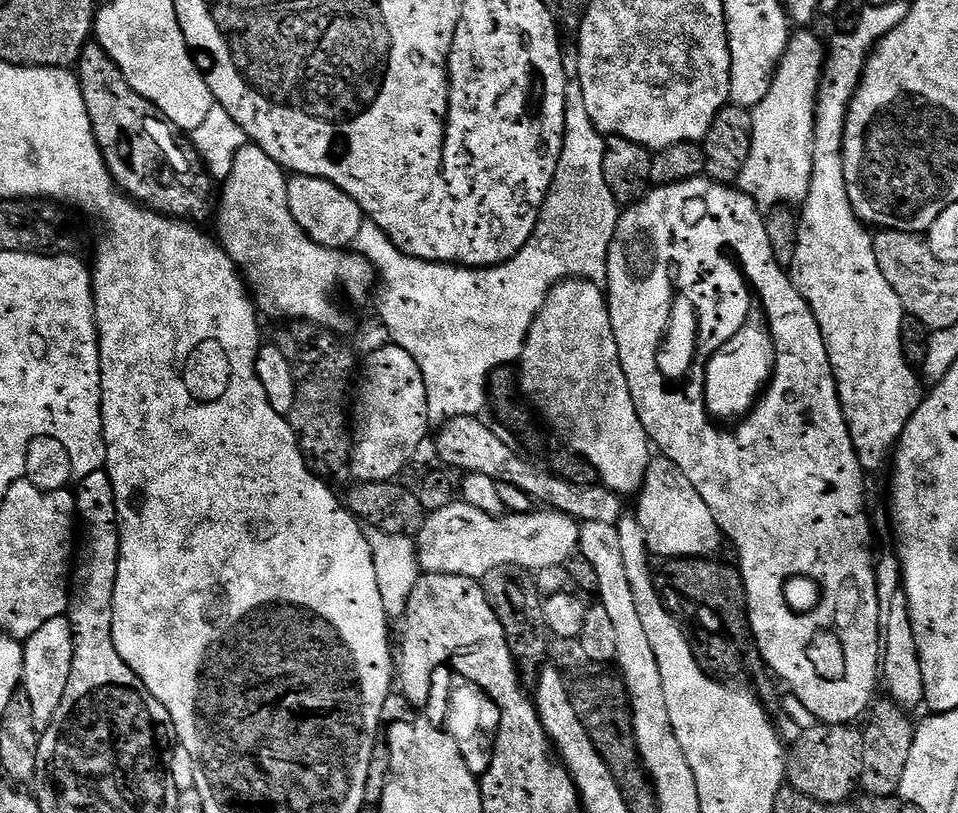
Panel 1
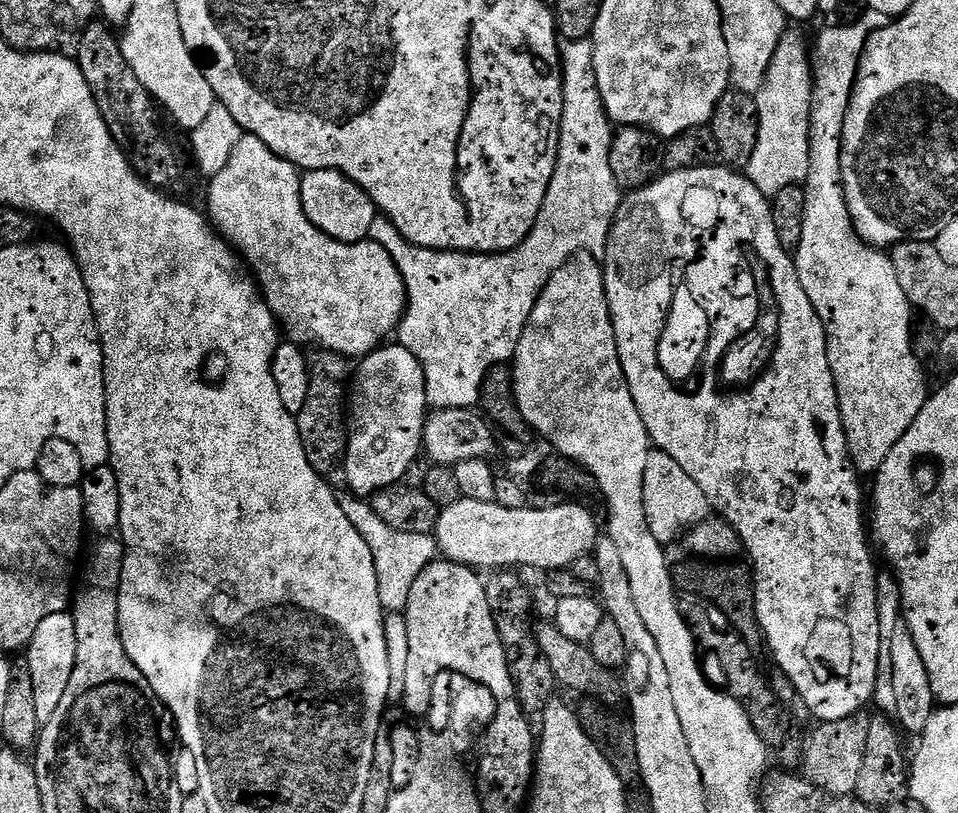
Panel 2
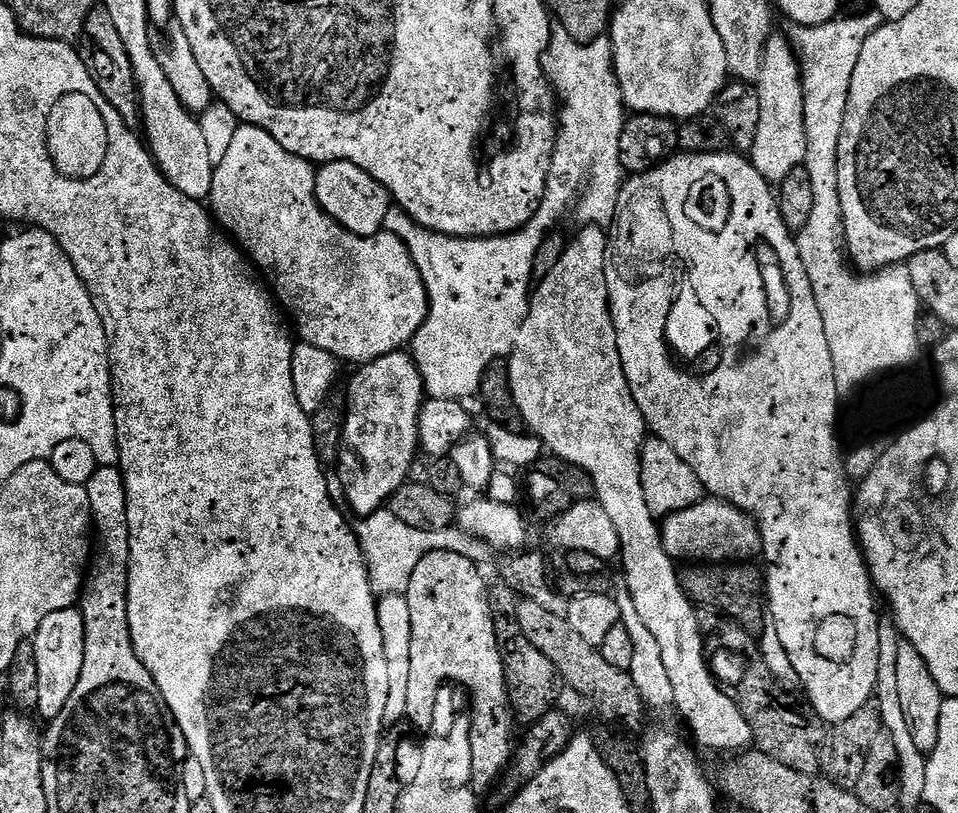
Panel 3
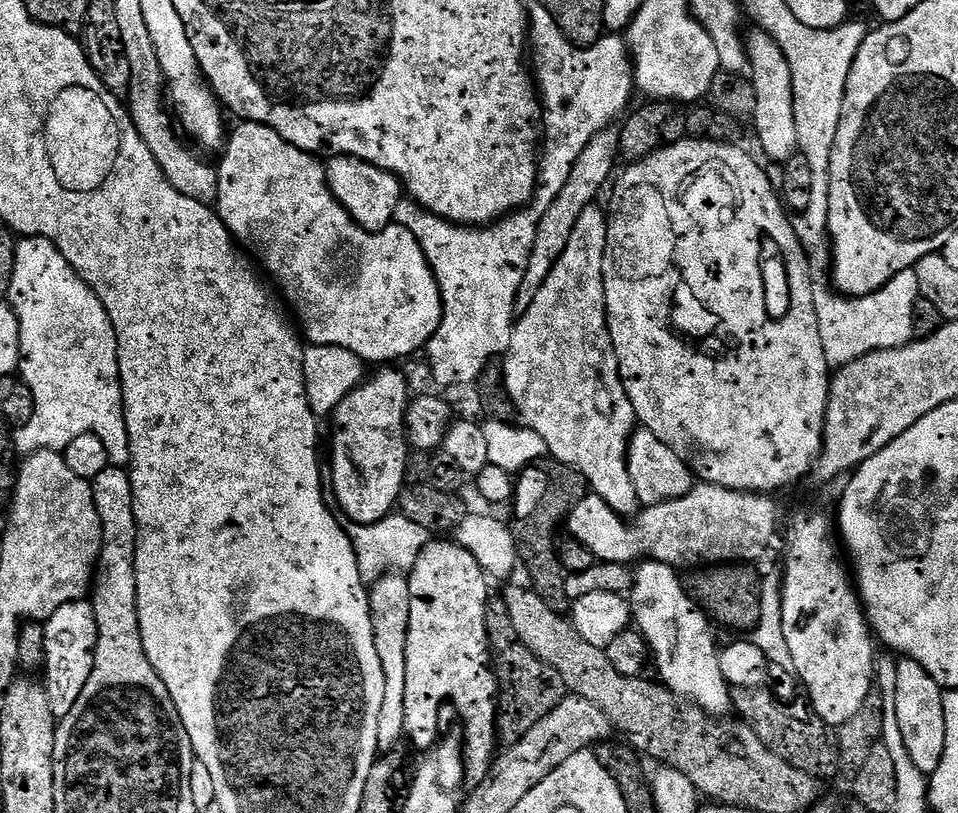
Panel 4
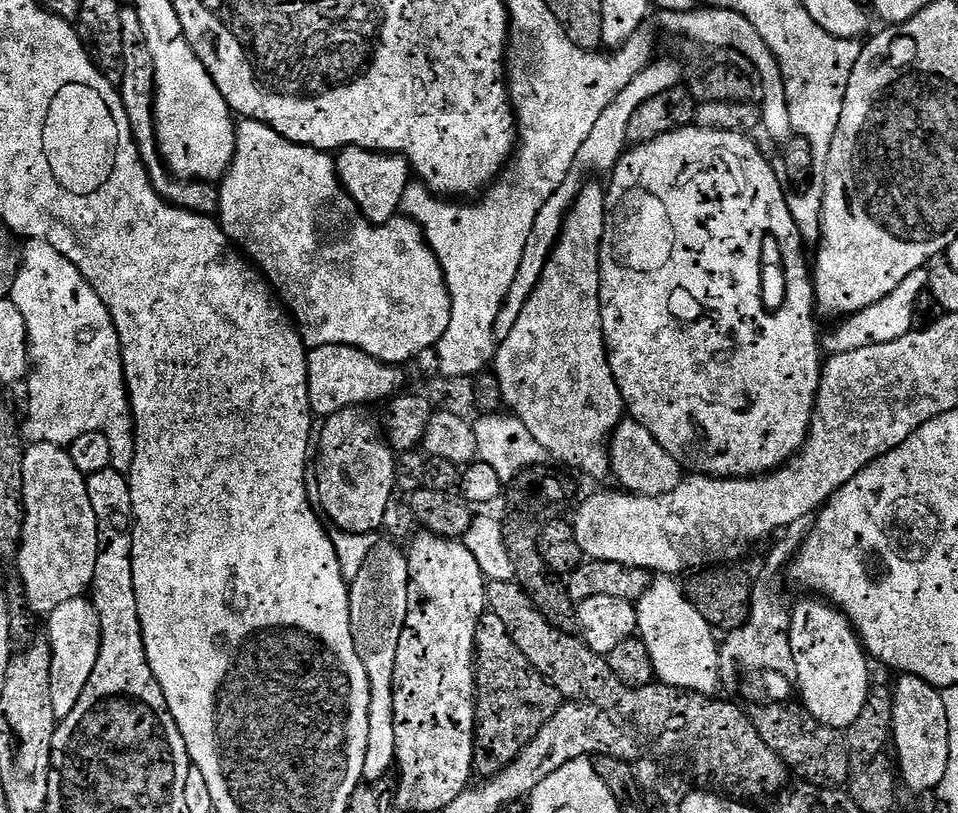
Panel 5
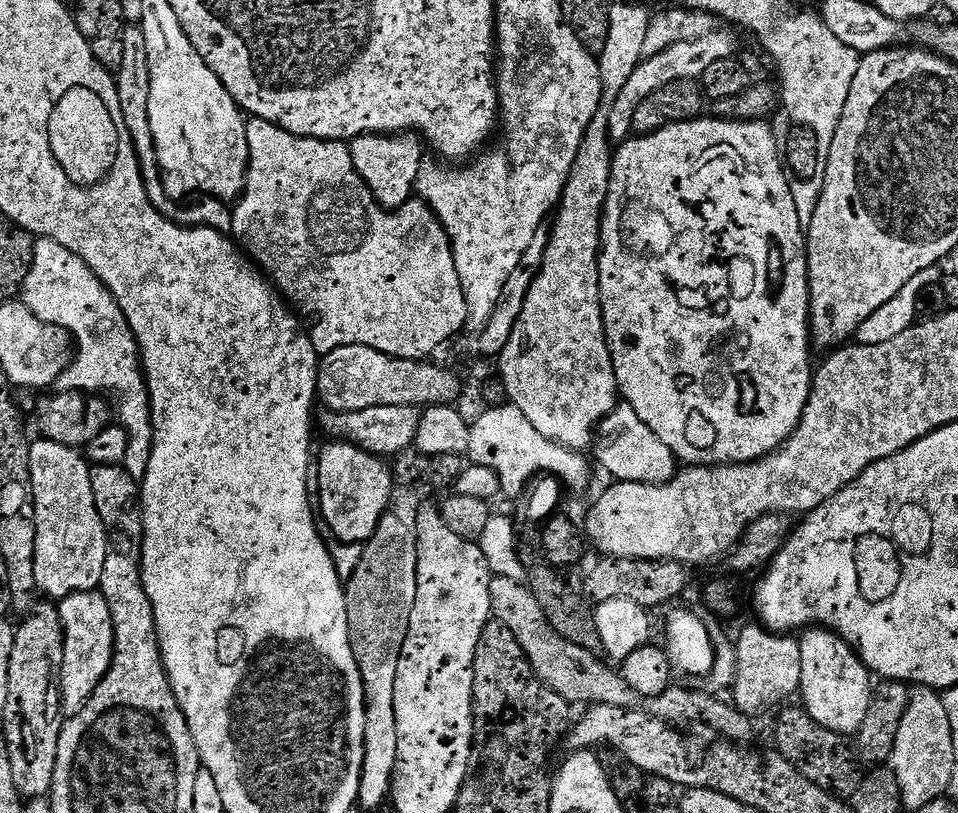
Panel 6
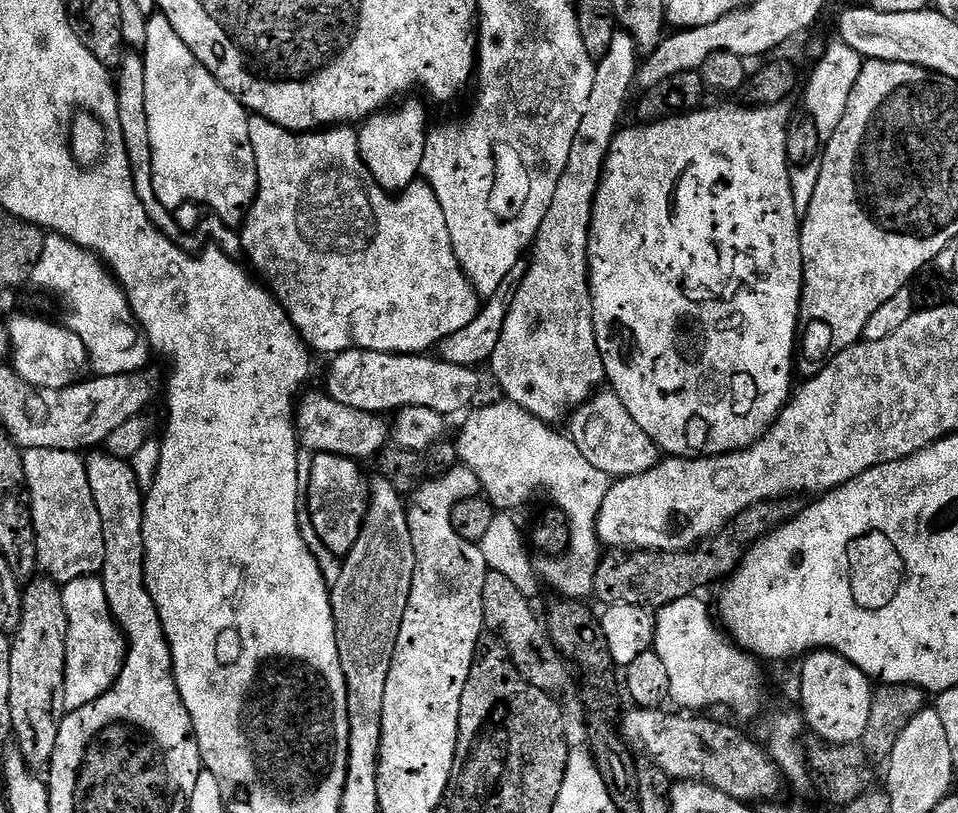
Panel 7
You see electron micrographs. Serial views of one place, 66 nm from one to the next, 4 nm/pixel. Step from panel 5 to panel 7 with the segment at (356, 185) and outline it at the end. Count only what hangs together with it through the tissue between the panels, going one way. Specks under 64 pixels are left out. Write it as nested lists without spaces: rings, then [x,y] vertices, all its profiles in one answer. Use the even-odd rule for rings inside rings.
[[[414,100],[391,110],[381,110],[359,125],[360,163],[367,175],[376,179],[376,184],[388,194],[399,194],[411,184],[417,183],[422,166],[422,154],[430,131],[428,112]]]

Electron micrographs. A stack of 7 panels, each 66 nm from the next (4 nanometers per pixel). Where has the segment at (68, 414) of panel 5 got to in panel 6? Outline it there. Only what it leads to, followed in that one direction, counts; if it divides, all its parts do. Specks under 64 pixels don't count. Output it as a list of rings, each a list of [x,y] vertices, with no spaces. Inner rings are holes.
[[[37,239],[32,250],[32,265],[24,279],[22,303],[42,323],[52,325],[61,333],[69,332],[76,339],[76,361],[73,364],[71,361],[58,377],[61,389],[81,394],[113,392],[116,400],[114,414],[128,437],[122,466],[133,480],[139,482],[144,479],[149,465],[153,430],[147,383],[138,361],[138,349],[120,307],[104,283],[91,274],[80,276],[80,272],[79,258],[70,254],[66,246],[58,246],[53,240]]]

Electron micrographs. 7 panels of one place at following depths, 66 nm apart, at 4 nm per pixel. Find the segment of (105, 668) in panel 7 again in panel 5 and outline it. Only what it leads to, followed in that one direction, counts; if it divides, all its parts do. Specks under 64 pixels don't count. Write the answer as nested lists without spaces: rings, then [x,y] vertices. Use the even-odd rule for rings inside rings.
[[[81,598],[62,602],[53,612],[47,613],[48,633],[46,639],[52,645],[52,665],[50,666],[50,706],[57,721],[66,718],[78,702],[86,682],[100,653],[100,619],[91,599]]]

